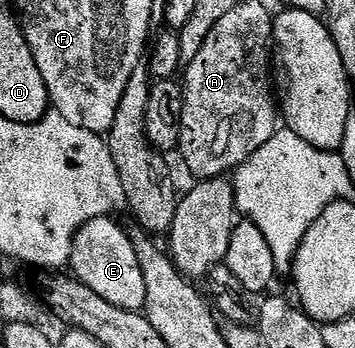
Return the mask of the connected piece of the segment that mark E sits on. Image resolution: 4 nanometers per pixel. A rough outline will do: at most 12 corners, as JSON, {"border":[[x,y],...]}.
{"border":[[94,217],[75,237],[70,268],[101,299],[146,310],[130,232]]}

